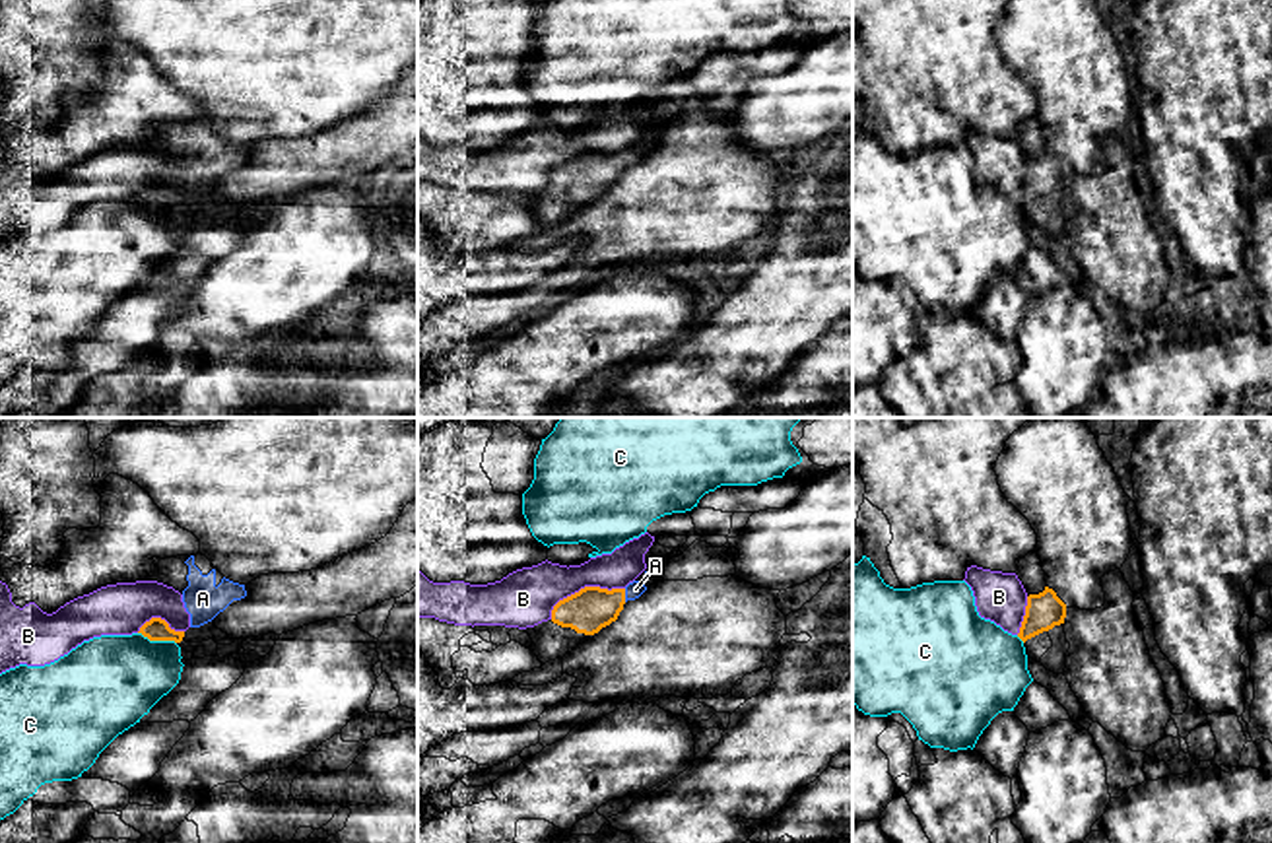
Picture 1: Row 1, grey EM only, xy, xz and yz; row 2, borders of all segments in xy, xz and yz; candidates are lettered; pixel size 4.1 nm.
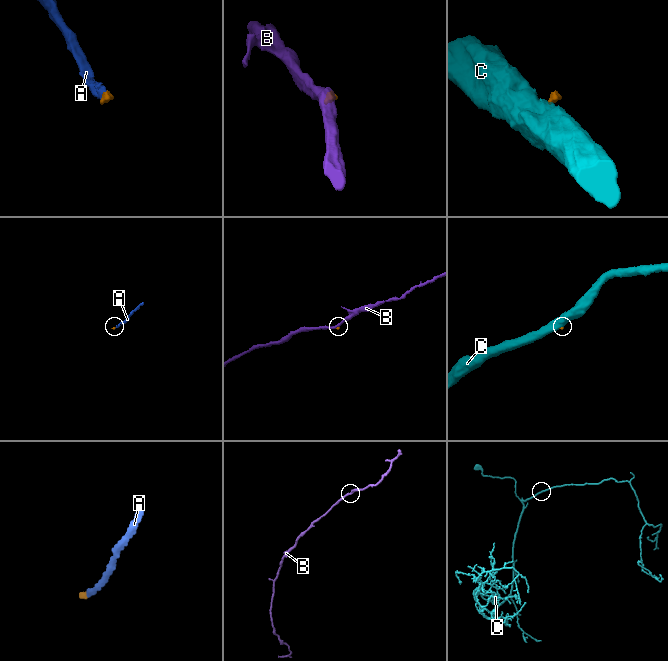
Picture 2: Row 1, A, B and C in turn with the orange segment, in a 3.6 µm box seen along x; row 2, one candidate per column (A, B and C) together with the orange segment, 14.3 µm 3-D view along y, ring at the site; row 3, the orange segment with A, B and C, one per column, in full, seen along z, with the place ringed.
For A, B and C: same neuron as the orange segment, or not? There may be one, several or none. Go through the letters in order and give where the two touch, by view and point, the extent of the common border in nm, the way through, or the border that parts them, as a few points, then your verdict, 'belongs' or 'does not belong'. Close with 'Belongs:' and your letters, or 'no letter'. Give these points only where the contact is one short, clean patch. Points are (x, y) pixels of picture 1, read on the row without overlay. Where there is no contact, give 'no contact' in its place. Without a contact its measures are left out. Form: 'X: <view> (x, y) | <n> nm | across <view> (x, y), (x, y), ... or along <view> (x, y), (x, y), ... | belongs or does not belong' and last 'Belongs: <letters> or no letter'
A: xz (624, 160) | 60 nm | across xz (591, 173), (604, 171), (624, 160), (636, 154) | belongs
B: xz (585, 152) | 340 nm | along xz (624, 152), (581, 152), (564, 162), (554, 171), (550, 183) | does not belong
C: xy (158, 204) | 170 nm | along xy (138, 197), (150, 204), (171, 204), (175, 208) | does not belong
Belongs: A

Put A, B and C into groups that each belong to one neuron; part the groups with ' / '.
A / B / C

